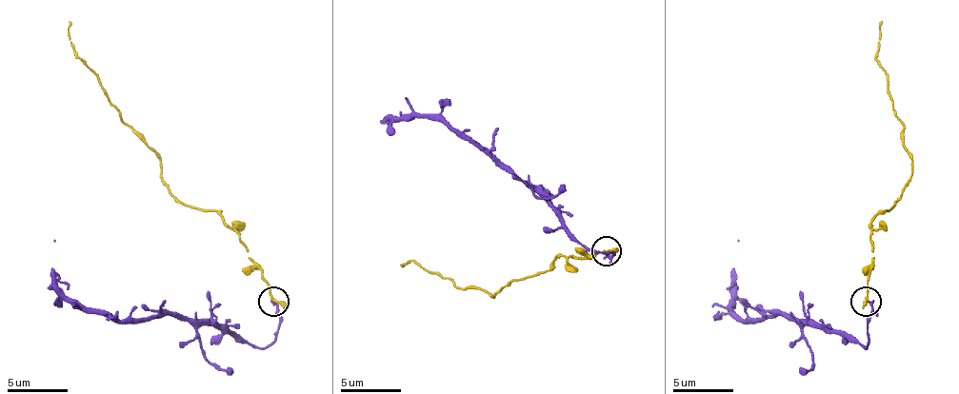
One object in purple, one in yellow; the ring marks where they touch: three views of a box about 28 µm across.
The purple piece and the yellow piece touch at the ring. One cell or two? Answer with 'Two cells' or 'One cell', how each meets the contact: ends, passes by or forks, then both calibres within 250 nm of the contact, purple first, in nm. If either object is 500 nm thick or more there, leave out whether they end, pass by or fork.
Two cells. At the ring purple ends. At the ring yellow ends. Thickness 180 nm (purple) against 300 nm

